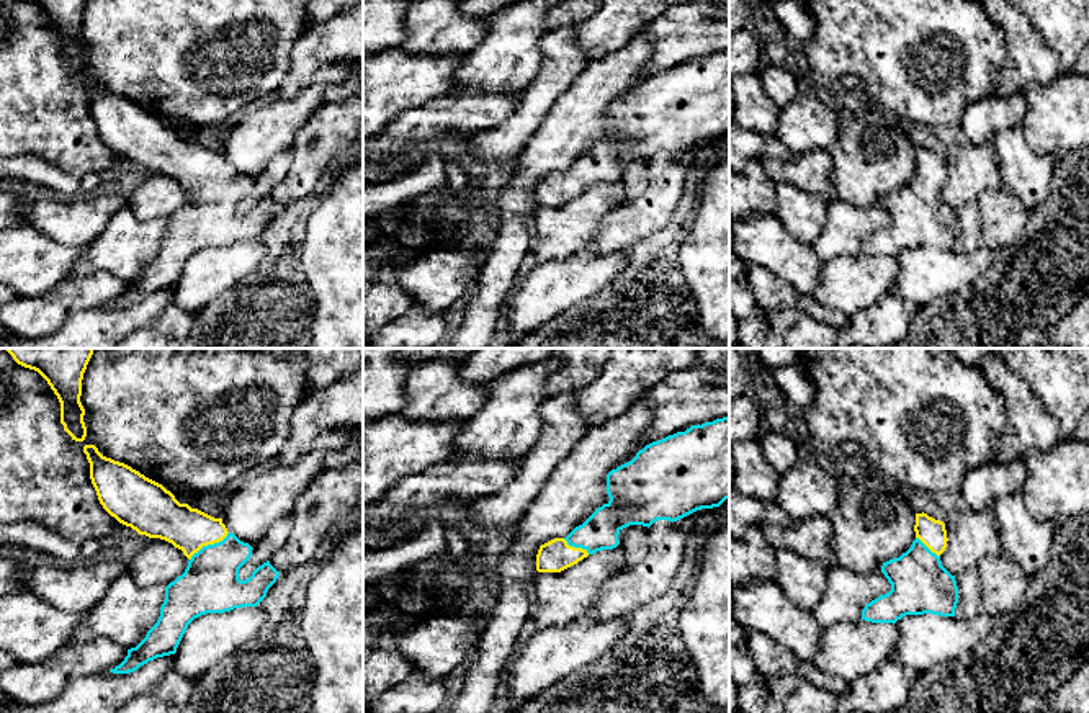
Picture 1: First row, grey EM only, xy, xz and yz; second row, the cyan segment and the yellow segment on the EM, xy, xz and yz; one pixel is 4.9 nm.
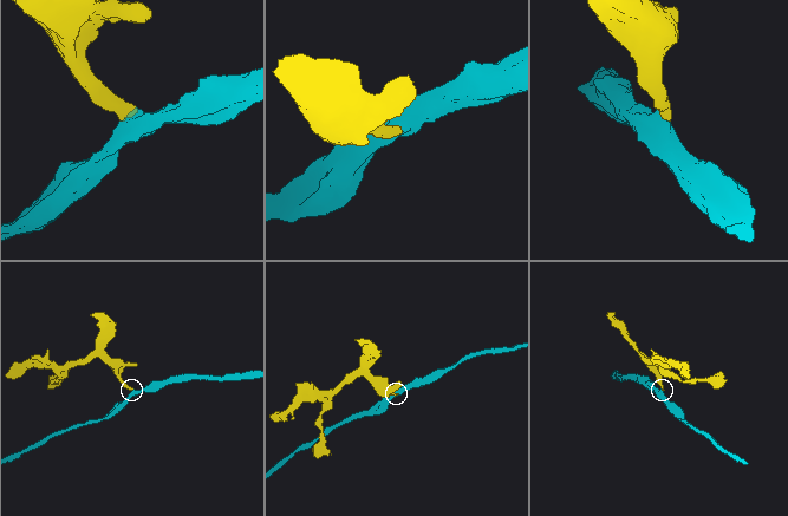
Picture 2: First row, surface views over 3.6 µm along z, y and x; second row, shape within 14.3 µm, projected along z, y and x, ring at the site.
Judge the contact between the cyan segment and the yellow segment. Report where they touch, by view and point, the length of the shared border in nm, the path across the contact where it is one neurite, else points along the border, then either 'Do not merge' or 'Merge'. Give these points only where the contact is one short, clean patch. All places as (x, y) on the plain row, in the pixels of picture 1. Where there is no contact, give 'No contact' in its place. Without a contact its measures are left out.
Touches cyan at xy (208, 179). Shared border 240 nm. Path across: xy (210, 218), (208, 179), (187, 162). Merge

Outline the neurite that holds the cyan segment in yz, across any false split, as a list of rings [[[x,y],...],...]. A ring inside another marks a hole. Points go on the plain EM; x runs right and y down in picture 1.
[[[924,146],[916,147],[914,165],[911,182],[883,196],[881,206],[891,224],[867,237],[862,253],[894,258],[906,249],[955,250],[957,214],[940,195],[948,175],[945,157]]]

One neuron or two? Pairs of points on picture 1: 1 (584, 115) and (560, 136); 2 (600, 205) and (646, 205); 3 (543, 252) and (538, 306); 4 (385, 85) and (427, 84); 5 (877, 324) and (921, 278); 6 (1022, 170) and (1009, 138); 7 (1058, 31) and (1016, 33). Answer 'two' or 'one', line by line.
1: one
2: two
3: two
4: one
5: two
6: one
7: two

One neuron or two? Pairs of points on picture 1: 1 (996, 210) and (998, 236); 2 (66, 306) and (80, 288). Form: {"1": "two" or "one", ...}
{"1": "one", "2": "one"}

